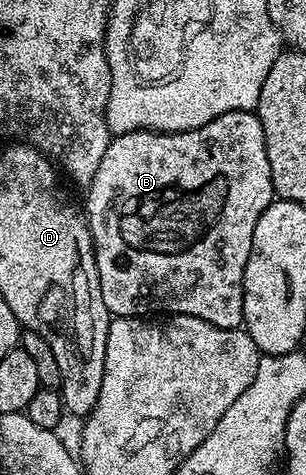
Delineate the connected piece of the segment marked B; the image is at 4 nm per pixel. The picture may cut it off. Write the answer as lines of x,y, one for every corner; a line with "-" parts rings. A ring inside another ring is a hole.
253,111
220,114
220,118
208,122
202,128
193,128
187,132
144,131
114,136
108,150
104,150
104,158
100,158
100,166
96,166
96,174
85,192
84,215
89,223
90,237
94,243
100,294
111,317
146,318
151,314
173,314
195,316
212,326
221,328
236,328
242,324
242,279
248,254
252,250
252,234
256,230
256,222
260,214
264,214
264,210
276,196
268,170
264,126

